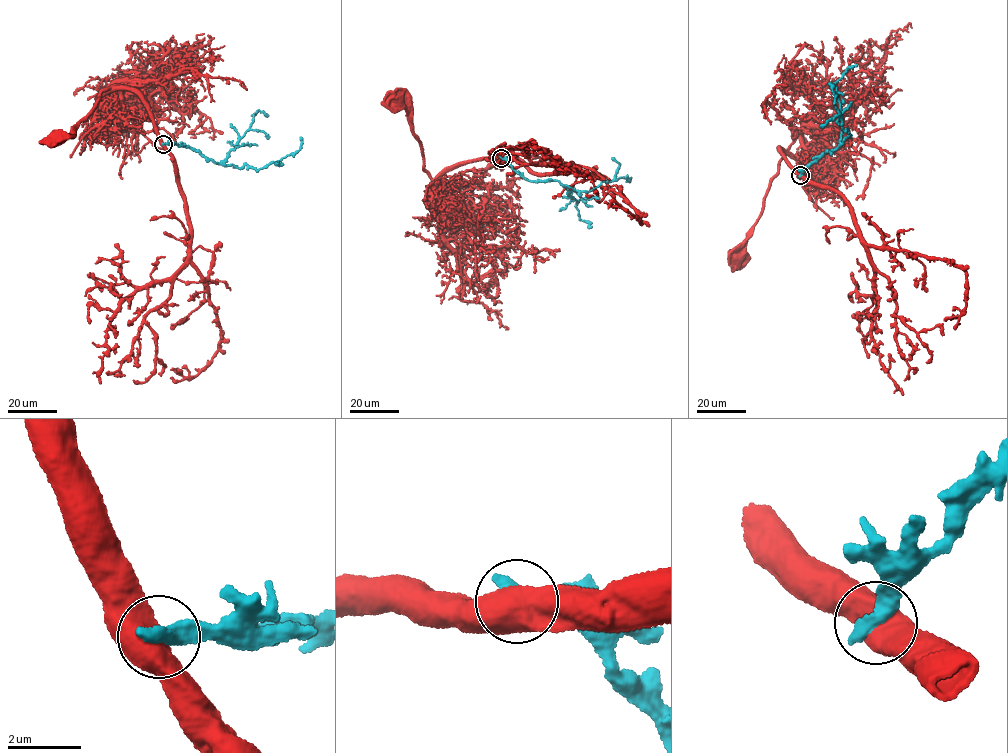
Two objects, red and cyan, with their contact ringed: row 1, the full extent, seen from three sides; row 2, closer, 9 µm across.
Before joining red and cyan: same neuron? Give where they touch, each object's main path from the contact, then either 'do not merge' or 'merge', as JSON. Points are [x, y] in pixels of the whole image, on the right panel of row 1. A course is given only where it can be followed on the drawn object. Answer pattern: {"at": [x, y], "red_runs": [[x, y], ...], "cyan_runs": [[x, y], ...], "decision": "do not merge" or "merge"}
{"at": [800, 175], "red_runs": [[801, 175], [778, 150], [786, 154], [765, 195], [762, 214], [748, 235], [746, 246], [734, 256]], "cyan_runs": [[801, 175], [827, 150], [838, 147], [849, 134], [848, 129], [843, 130], [830, 83]], "decision": "do not merge"}

